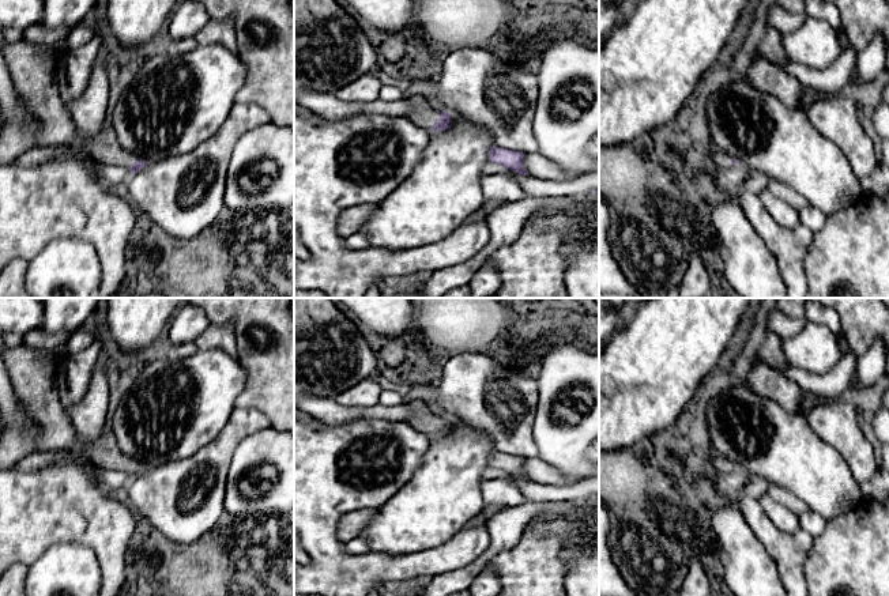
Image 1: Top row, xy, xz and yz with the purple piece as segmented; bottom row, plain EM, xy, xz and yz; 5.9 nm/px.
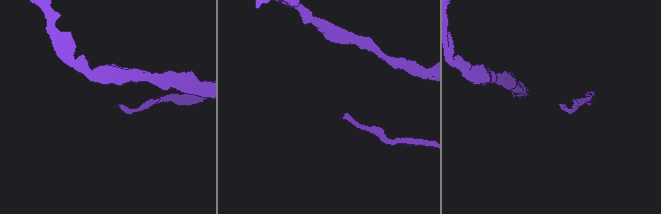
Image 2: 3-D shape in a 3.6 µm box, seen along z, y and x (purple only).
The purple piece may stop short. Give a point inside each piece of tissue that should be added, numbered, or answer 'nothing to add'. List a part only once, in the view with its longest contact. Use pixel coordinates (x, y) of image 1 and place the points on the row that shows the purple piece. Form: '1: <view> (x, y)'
1: xz (425, 113)

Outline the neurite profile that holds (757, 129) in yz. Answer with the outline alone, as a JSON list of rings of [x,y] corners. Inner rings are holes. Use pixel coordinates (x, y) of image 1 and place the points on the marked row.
[[[745,78],[739,83],[719,79],[708,84],[700,94],[697,120],[704,137],[723,152],[792,188],[826,216],[848,207],[862,193],[862,180],[855,176],[845,155],[818,132],[802,107],[787,107]]]

